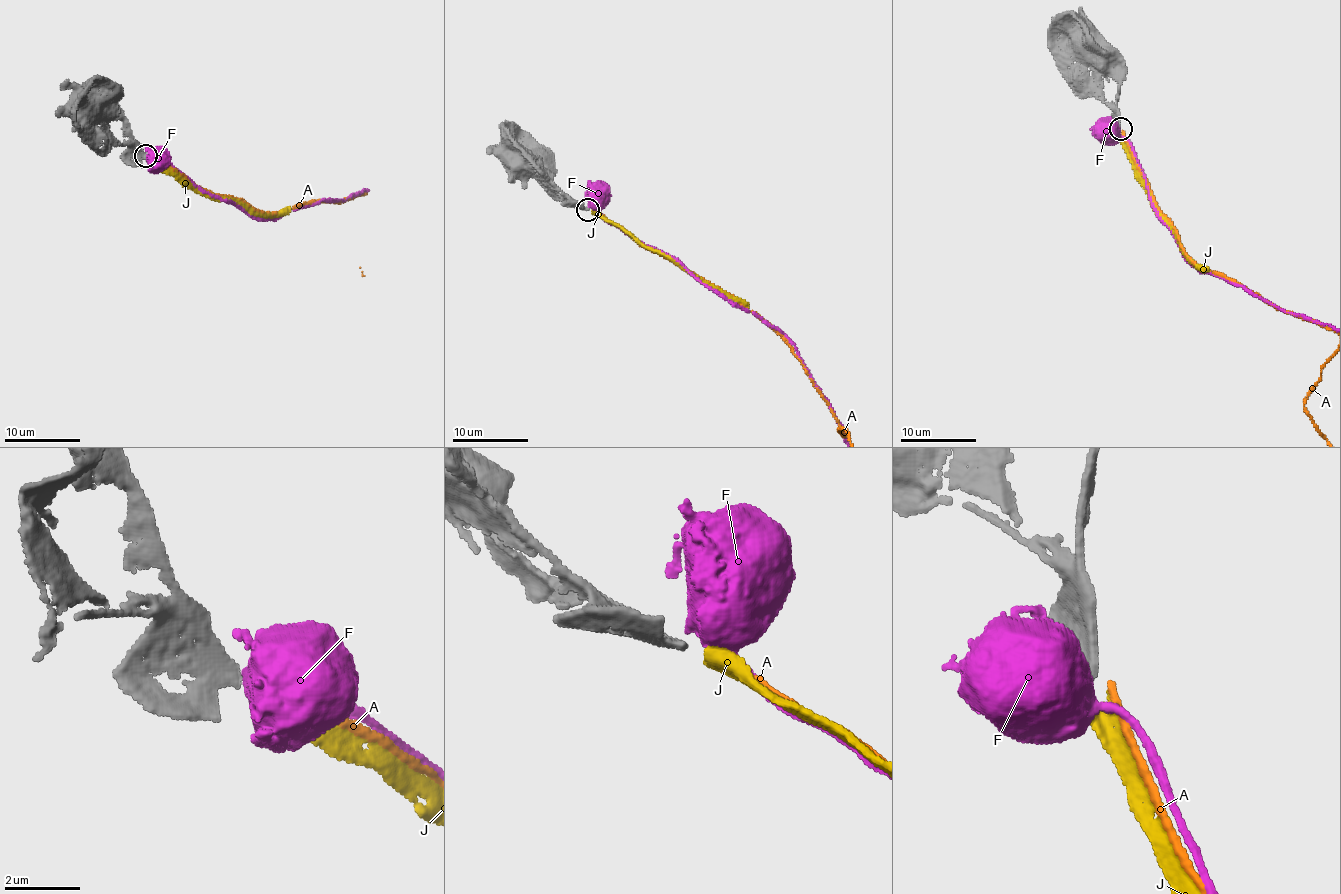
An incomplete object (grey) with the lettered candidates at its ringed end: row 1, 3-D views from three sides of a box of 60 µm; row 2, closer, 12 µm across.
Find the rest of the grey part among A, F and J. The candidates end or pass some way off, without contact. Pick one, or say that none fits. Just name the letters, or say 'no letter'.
no letter

